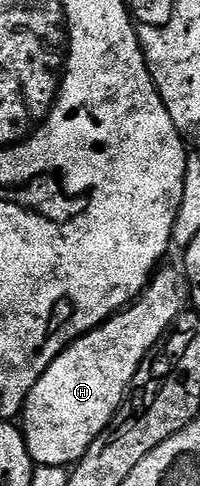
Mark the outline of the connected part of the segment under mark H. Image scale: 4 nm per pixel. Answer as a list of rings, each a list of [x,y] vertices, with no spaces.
[[[165,268],[155,271],[146,286],[146,291],[129,308],[123,308],[109,320],[105,320],[101,326],[85,332],[79,340],[65,348],[54,359],[52,366],[44,370],[36,386],[32,386],[32,390],[26,395],[26,406],[22,409],[20,427],[22,435],[26,437],[28,454],[35,465],[65,468],[77,464],[92,446],[92,442],[96,442],[98,435],[109,426],[114,415],[123,407],[138,367],[161,342],[166,331],[174,324],[174,319],[184,311],[183,281],[180,276],[178,281],[178,276],[172,269]]]

